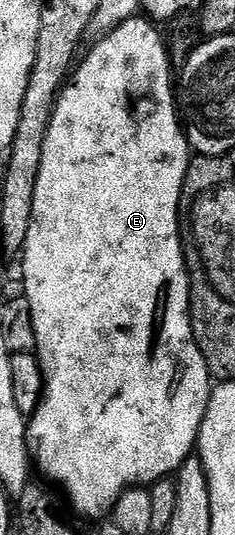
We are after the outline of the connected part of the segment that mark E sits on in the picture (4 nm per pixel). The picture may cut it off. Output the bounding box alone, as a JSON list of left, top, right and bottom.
[20,16,212,518]

